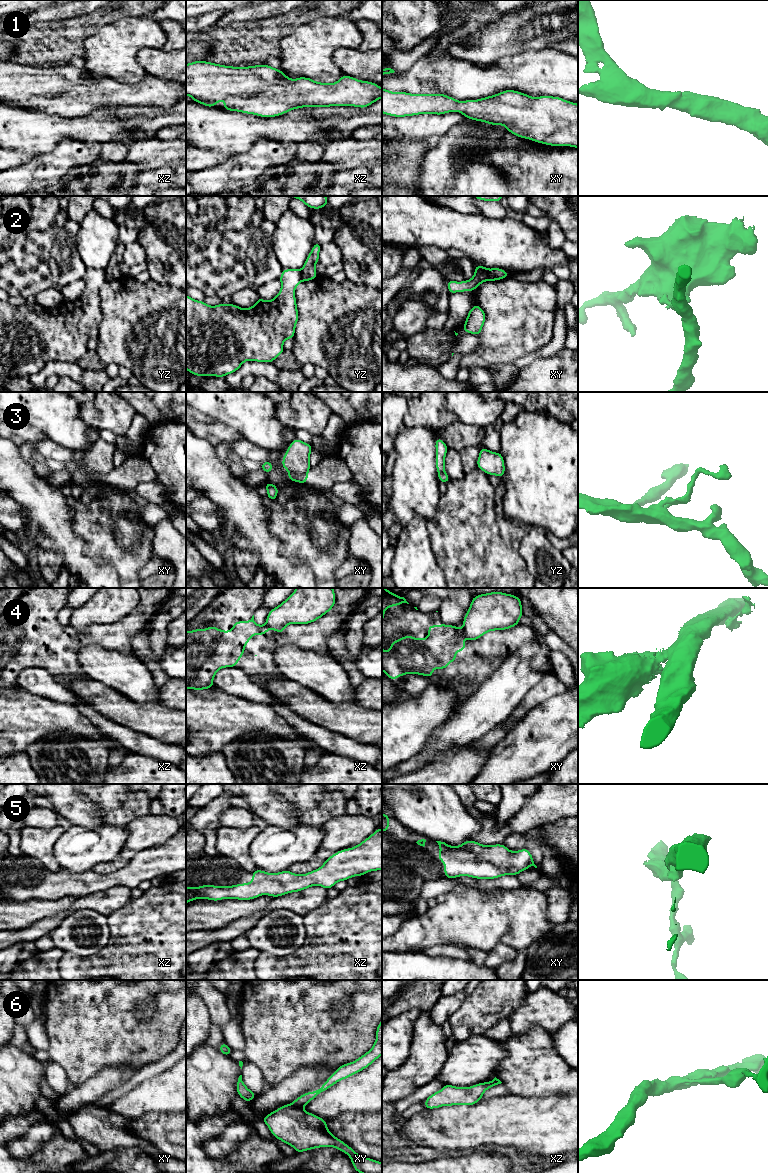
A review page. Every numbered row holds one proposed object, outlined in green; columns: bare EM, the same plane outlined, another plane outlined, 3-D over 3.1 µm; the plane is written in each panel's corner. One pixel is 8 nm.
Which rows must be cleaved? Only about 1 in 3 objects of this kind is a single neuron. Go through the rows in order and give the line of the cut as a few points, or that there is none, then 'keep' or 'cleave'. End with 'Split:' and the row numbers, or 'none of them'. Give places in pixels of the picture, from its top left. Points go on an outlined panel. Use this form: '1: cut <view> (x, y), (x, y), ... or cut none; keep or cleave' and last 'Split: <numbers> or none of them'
1: cut none; keep
2: cut xy (490, 269), (486, 280); cleave
3: cut xy (307, 471), (303, 473), (290, 473); cleave
4: cut xy (462, 628), (466, 637); cleave
5: cut none; keep
6: cut xy (290, 1104), (301, 1108); cleave
Split: 2, 3, 4, 6

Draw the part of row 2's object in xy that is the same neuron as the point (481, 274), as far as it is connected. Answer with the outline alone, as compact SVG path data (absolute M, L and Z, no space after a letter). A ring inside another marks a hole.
M475 265L475 273L470 280L464 280L462 282L457 282L454 280L450 280L447 282L447 288L450 294L457 292L465 292L472 291L483 282L486 282L489 279L489 271L490 269L485 268L482 265Z

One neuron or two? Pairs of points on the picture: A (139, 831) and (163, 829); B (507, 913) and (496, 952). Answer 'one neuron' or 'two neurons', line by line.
A: one neuron
B: two neurons

